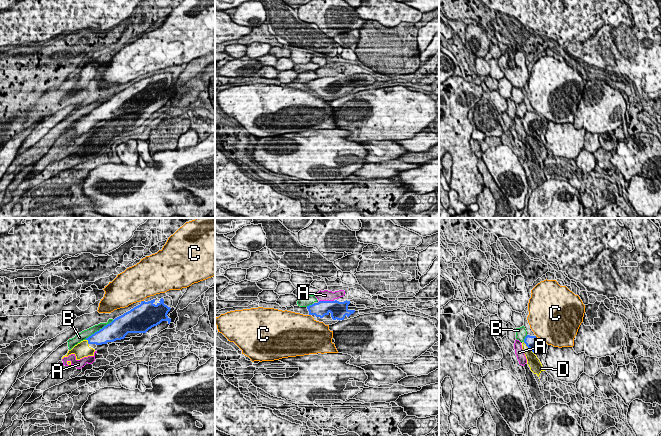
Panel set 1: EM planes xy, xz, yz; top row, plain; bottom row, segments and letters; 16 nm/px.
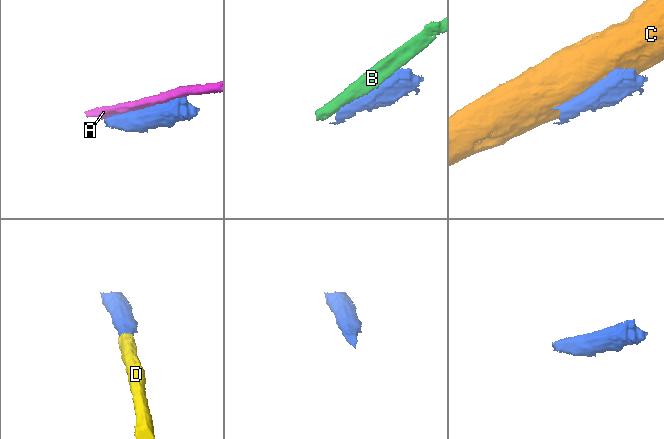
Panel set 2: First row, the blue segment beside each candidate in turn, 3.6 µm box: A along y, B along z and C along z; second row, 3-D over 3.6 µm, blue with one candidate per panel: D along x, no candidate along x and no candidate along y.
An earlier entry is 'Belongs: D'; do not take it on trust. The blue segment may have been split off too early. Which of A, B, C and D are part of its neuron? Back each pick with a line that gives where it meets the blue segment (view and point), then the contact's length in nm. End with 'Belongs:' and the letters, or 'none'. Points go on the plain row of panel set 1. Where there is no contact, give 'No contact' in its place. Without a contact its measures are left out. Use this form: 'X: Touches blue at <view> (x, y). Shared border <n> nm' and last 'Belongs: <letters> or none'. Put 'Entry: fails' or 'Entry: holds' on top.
Entry: holds
D: Touches blue at yz (528, 123). Shared border 280 nm
Belongs: D

